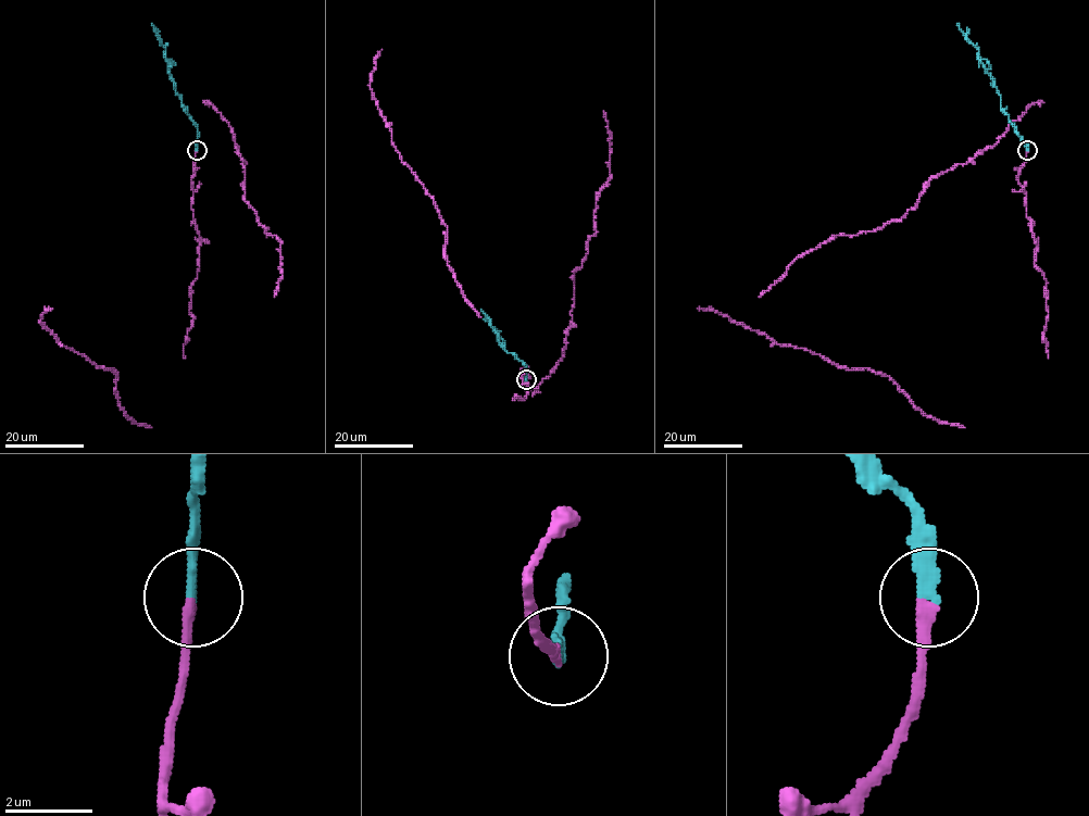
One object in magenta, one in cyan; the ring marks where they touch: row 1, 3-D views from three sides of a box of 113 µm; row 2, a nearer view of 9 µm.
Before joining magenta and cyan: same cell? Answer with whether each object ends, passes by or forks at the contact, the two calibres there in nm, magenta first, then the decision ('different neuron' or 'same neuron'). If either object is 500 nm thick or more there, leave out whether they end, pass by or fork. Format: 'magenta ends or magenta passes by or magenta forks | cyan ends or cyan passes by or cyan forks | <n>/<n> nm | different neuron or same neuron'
magenta ends | cyan ends | 240/240 nm | different neuron

